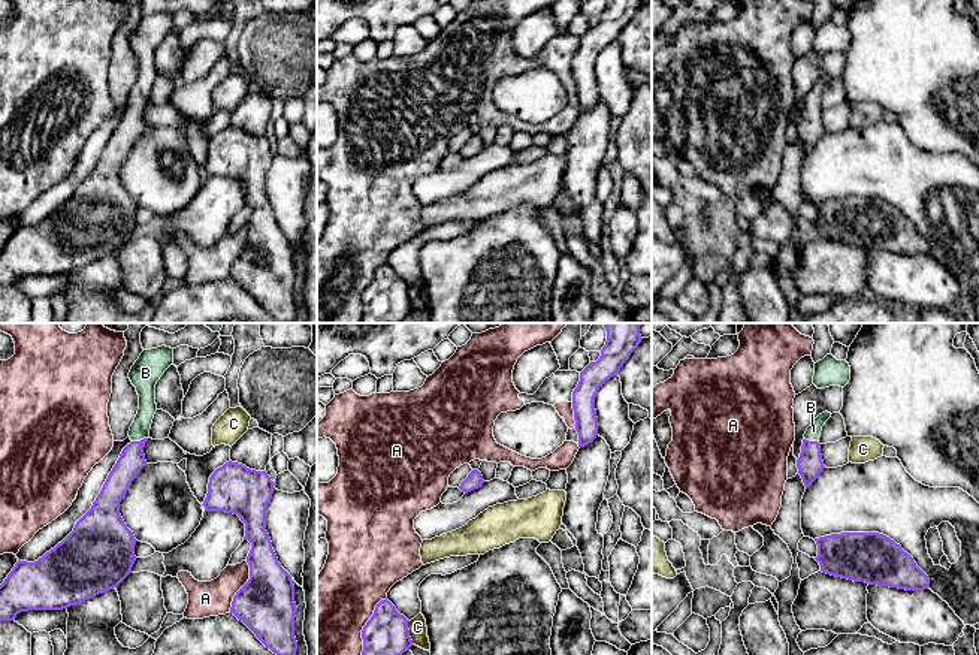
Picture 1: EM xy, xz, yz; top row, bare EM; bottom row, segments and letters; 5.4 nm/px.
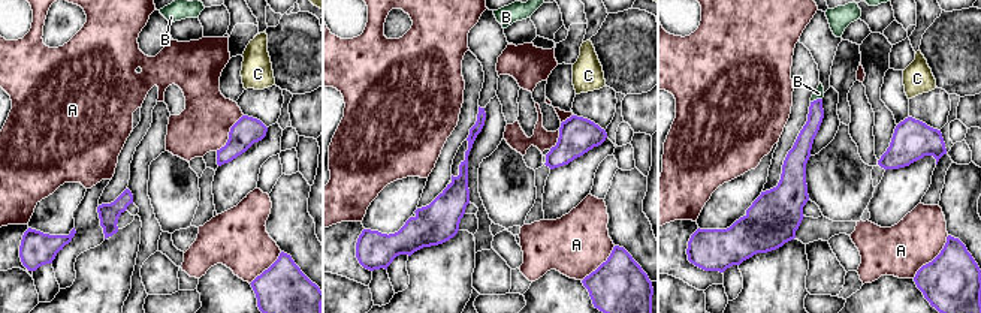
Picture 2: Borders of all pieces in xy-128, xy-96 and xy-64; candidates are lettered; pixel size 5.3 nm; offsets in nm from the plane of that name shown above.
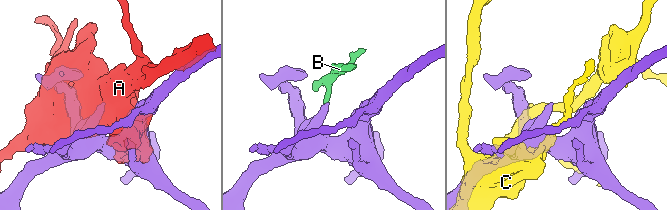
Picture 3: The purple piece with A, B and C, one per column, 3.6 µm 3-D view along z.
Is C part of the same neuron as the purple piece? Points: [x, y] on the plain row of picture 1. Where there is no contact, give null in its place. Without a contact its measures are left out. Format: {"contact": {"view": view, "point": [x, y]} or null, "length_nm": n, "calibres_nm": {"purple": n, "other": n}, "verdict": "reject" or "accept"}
{"contact": {"view": "xz", "point": [408, 298]}, "length_nm": 130, "calibres_nm": {"purple": 260, "other": 100}, "verdict": "reject"}

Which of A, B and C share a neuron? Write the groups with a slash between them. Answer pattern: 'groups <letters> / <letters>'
groups A / B / C

